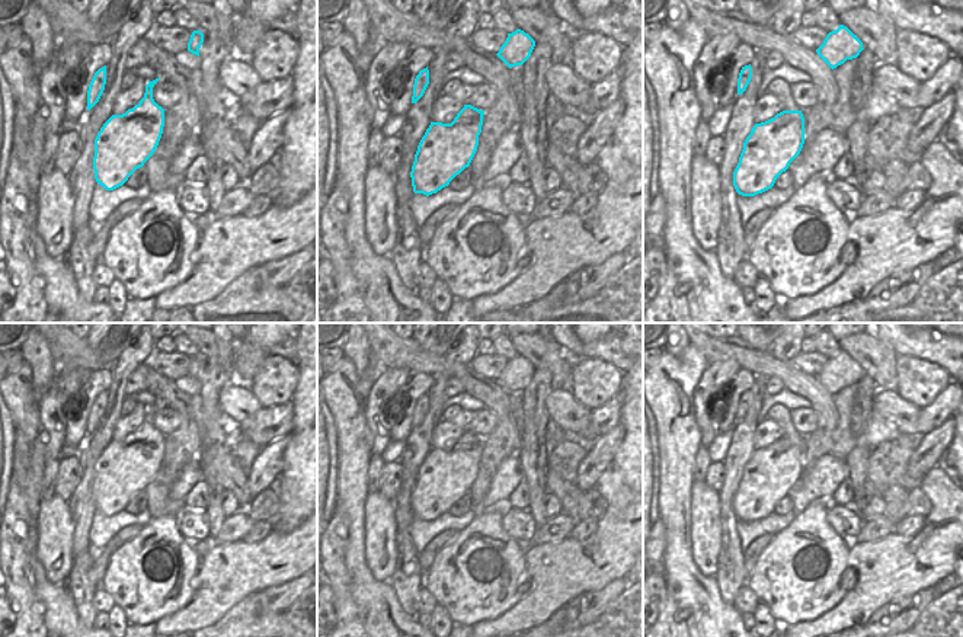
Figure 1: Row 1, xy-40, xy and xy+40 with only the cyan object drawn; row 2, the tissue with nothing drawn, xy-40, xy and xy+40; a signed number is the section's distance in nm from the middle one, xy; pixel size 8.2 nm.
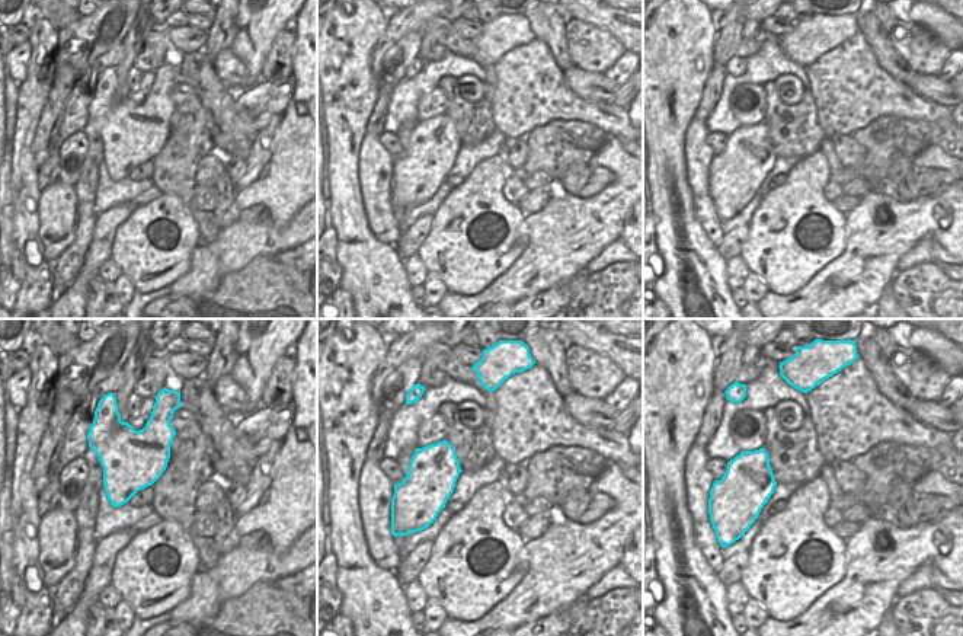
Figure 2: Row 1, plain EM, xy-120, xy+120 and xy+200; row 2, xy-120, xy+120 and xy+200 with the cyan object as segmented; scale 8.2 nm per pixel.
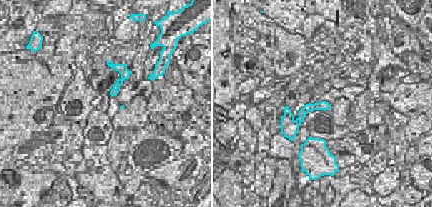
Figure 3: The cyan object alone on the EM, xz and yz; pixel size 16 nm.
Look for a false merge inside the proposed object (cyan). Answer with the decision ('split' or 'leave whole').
leave whole

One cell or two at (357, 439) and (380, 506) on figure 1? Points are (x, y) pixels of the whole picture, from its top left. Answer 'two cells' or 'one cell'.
two cells

